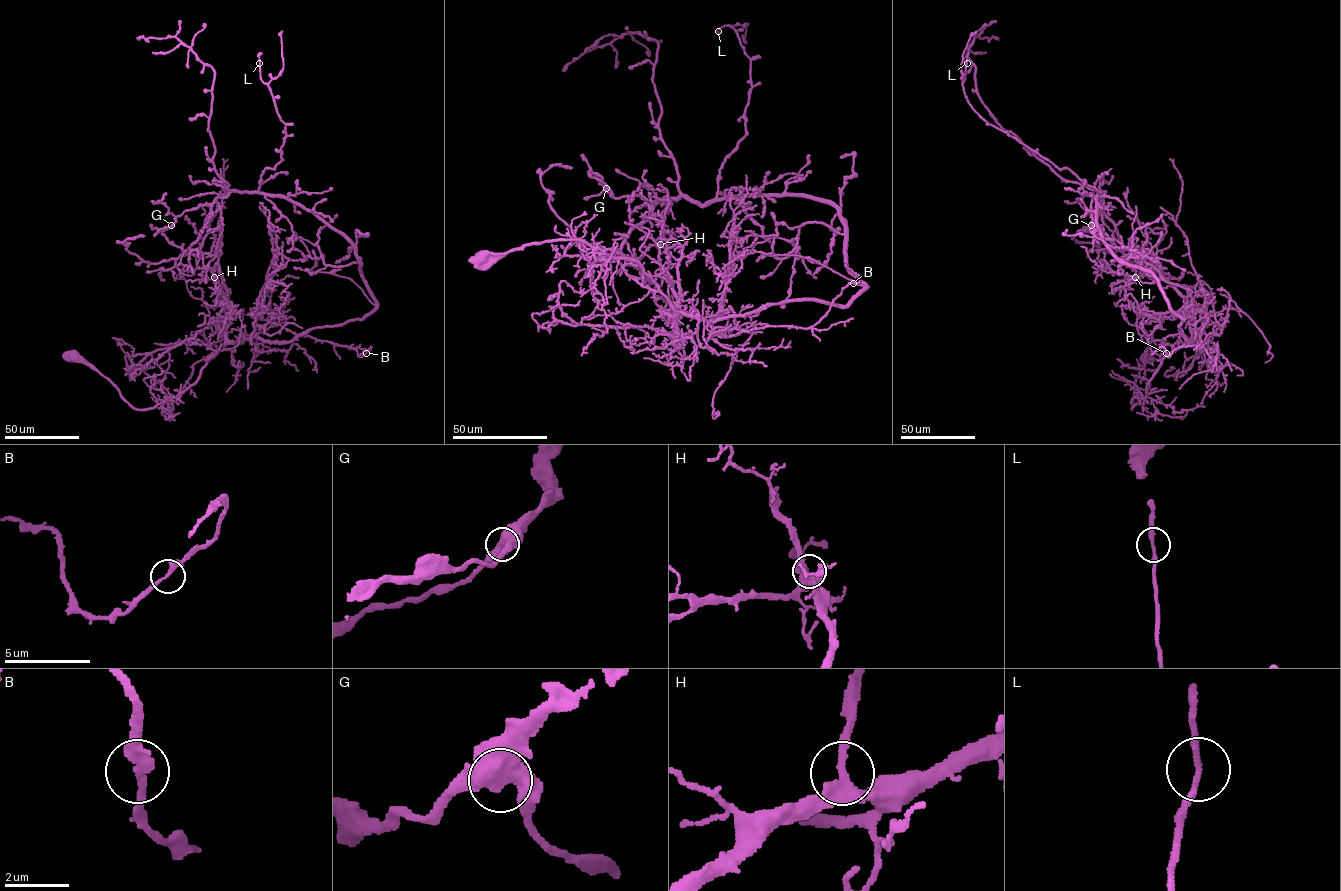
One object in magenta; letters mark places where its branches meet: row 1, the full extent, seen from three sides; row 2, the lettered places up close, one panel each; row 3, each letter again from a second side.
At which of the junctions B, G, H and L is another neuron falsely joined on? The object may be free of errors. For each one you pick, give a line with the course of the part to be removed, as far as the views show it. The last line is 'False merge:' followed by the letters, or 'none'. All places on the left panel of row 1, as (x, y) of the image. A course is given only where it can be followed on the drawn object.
False merge: none

